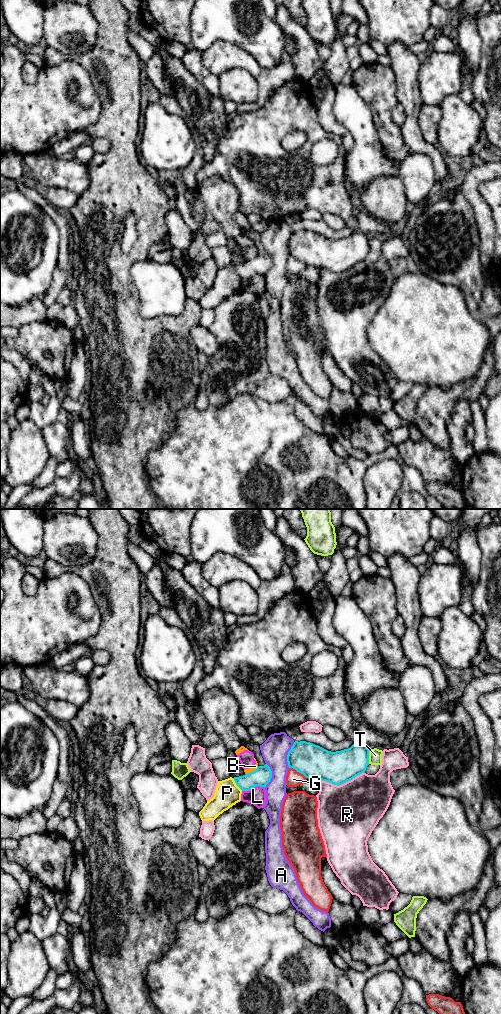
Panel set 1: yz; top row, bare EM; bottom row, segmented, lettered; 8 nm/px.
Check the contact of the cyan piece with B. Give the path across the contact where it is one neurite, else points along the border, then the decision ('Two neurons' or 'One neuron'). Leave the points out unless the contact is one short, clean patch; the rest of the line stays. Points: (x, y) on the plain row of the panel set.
Boundary: yz (258, 254), (245, 262). Two neurons

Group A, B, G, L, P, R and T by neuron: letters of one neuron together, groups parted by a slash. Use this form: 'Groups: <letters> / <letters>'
Groups: A / B L / G / P / R / T

